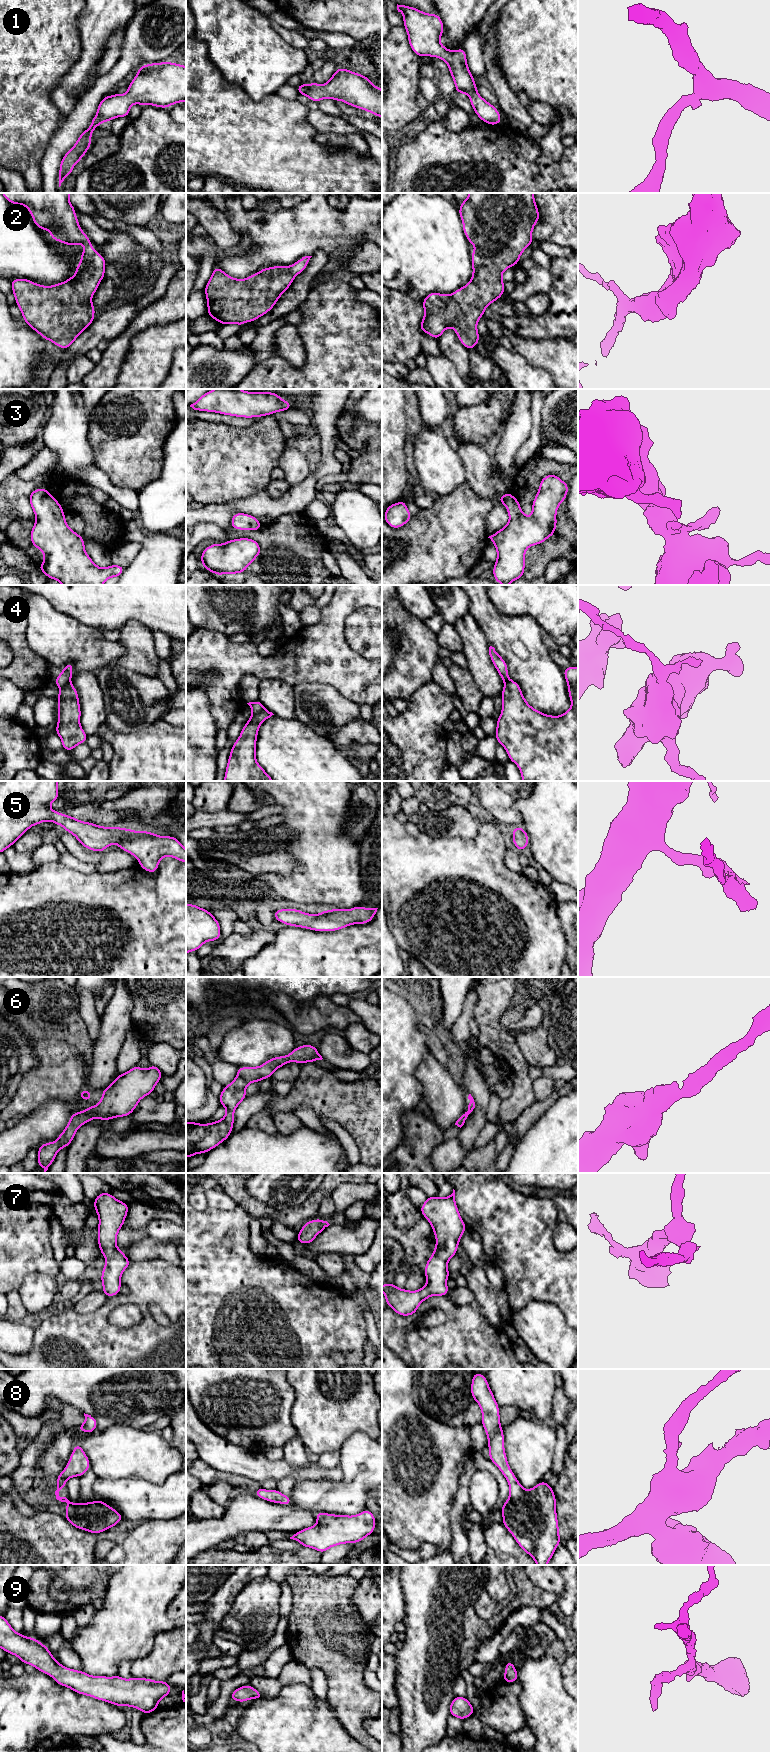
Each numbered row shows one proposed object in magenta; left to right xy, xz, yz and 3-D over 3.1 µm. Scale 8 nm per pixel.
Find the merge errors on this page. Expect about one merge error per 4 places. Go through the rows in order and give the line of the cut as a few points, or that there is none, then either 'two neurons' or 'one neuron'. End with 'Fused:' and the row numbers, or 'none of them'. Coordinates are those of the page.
1: no cut | one neuron
2: no cut | one neuron
3: no cut | one neuron
4: xz (264, 708), (253, 714) | two neurons
5: no cut | one neuron
6: no cut | one neuron
7: no cut | one neuron
8: no cut | one neuron
9: no cut | one neuron
Fused: 4

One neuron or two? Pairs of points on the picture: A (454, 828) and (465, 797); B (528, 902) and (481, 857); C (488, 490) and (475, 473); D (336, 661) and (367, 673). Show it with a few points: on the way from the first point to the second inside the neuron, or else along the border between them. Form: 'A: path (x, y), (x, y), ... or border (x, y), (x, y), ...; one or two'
A: border (466, 807), (451, 805), (438, 812); two
B: path (516, 894), (491, 869); one
C: path (488, 486), (479, 477); one
D: path (344, 669), (350, 673), (359, 673); one

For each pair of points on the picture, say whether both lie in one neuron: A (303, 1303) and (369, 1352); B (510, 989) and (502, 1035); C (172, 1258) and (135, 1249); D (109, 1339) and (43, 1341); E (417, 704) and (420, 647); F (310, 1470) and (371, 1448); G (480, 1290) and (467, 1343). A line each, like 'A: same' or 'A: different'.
A: different
B: same
C: same
D: same
E: different
F: different
G: different

